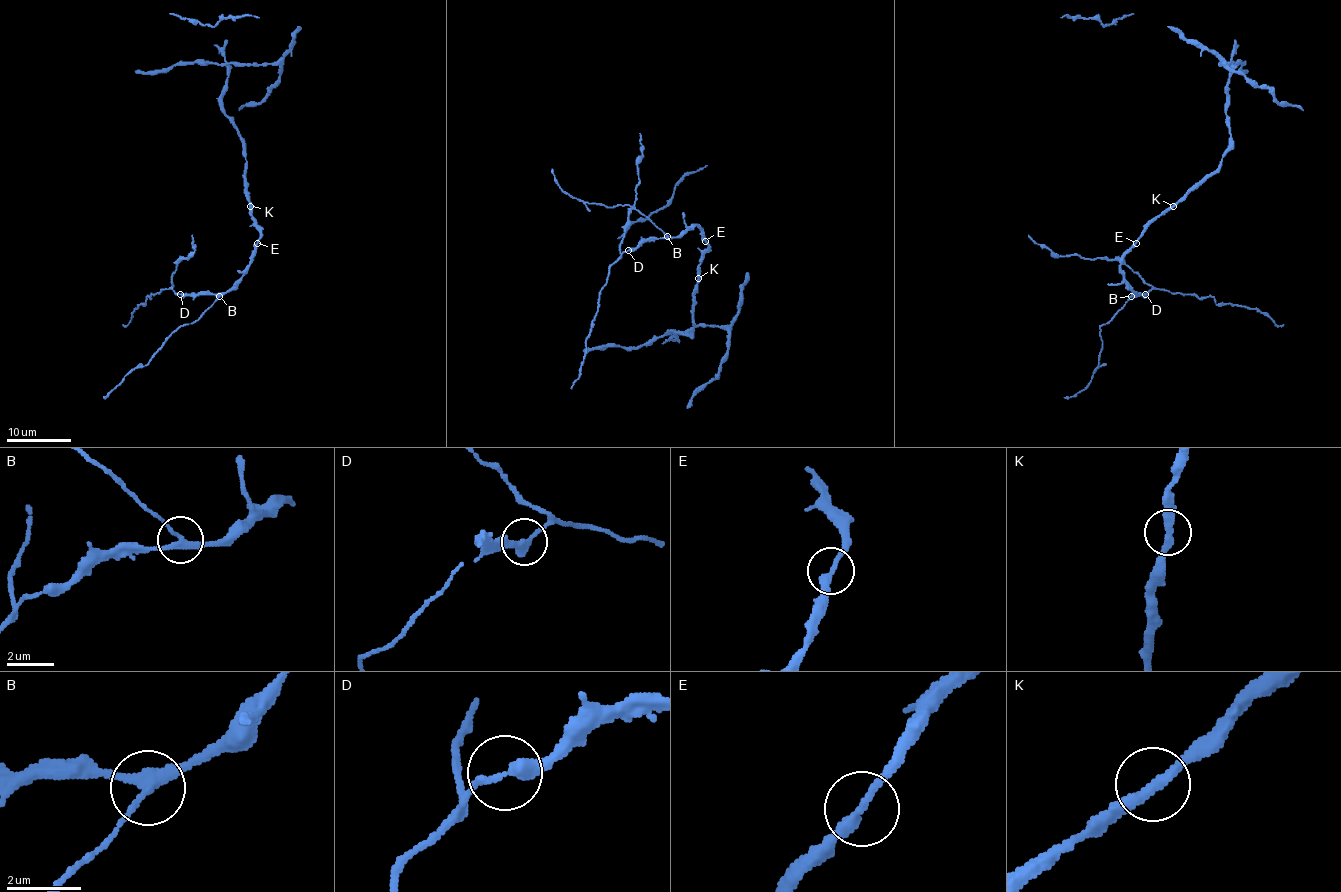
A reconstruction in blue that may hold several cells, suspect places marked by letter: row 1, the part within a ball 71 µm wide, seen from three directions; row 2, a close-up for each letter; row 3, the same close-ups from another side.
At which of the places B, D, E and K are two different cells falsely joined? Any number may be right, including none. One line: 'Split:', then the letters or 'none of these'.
Split: B, D

